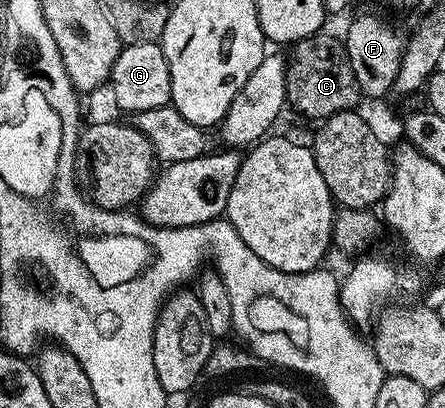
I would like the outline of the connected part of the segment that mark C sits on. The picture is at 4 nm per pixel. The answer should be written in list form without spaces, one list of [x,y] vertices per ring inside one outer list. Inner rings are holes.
[[[318,33],[292,44],[290,51],[293,52],[288,52],[285,68],[288,106],[316,121],[327,120],[335,113],[354,110],[358,106],[356,103],[363,99],[344,42],[325,34]]]

